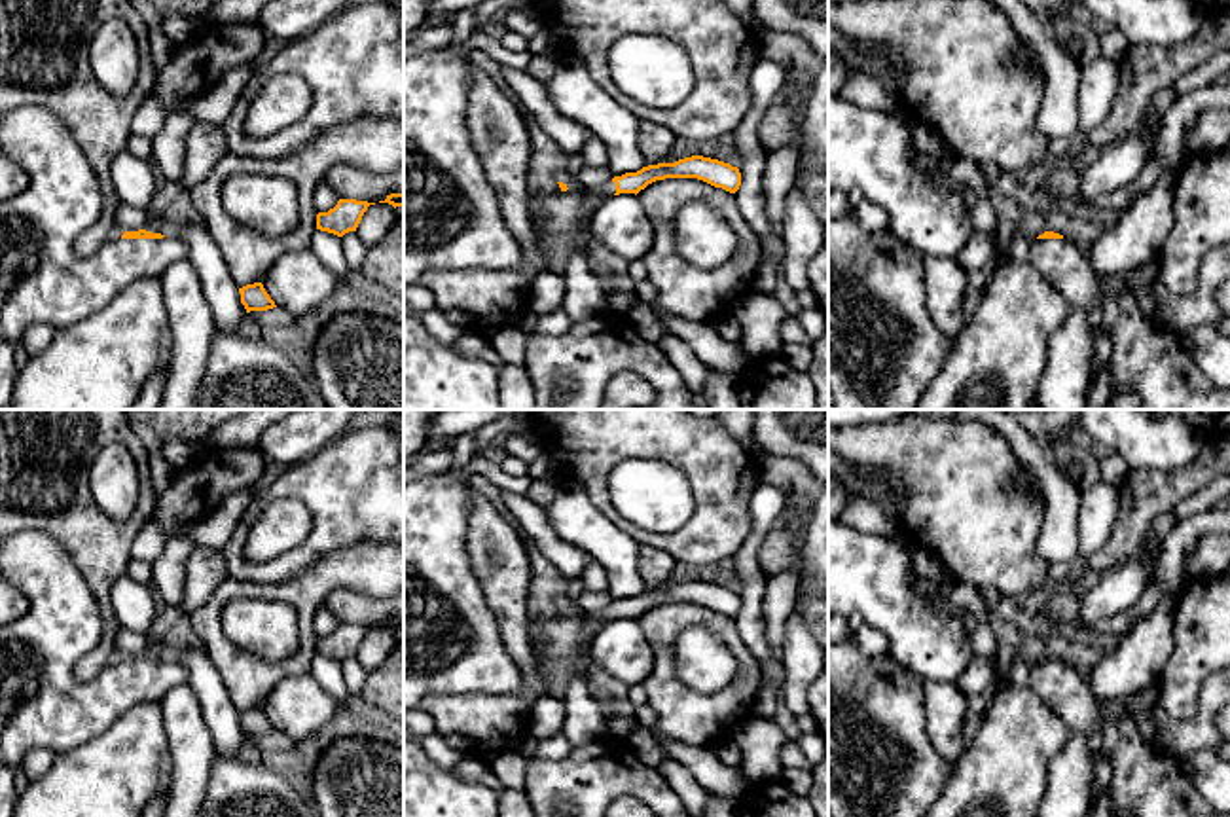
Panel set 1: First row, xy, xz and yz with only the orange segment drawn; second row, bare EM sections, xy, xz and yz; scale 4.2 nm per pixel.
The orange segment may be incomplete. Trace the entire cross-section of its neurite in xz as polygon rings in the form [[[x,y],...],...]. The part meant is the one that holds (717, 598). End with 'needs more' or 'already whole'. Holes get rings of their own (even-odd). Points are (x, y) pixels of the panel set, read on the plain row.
[[[692,580],[675,588],[658,588],[642,591],[637,597],[614,601],[597,612],[569,614],[557,607],[552,612],[534,616],[534,646],[540,667],[555,658],[574,658],[589,646],[597,631],[612,620],[639,618],[648,608],[665,603],[697,603],[714,612],[735,618],[741,610],[741,597],[730,588]]]; needs more

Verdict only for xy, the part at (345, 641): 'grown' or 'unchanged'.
unchanged

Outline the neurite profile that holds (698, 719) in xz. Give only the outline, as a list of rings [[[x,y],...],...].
[[[665,603],[648,608],[637,622],[654,652],[654,667],[644,681],[648,705],[658,717],[650,728],[654,734],[707,747],[728,737],[737,722],[751,717],[762,669],[741,641],[735,618],[697,603]],[[690,627],[713,629],[735,658],[735,675],[714,692],[696,692],[675,673],[673,646]]]

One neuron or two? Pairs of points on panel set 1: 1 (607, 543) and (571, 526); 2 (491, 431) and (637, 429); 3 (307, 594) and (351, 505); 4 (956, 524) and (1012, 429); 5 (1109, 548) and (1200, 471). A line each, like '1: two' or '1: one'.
1: one
2: two
3: two
4: two
5: one

